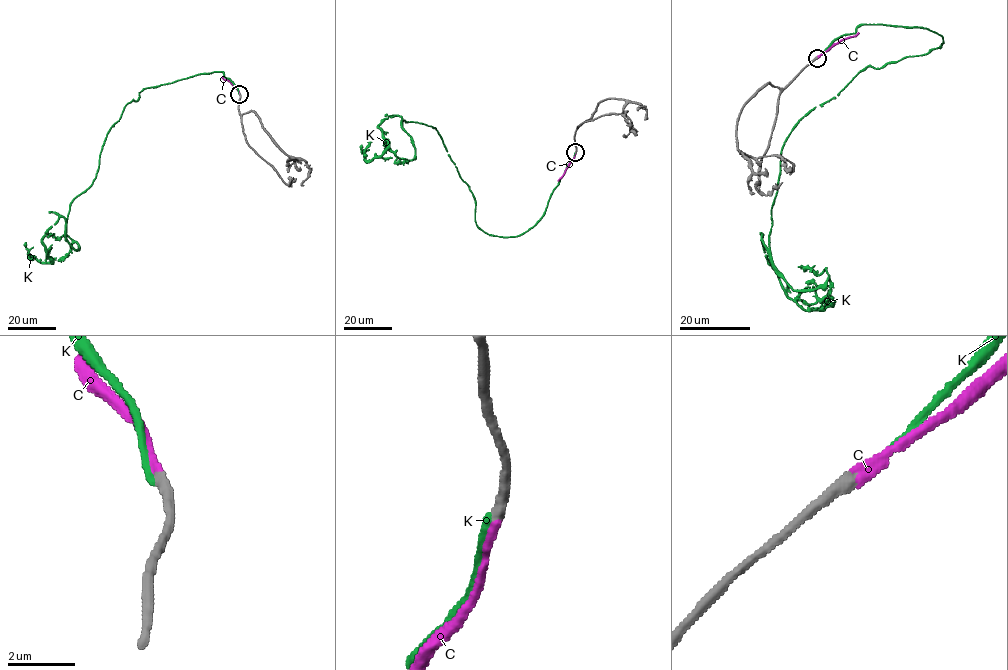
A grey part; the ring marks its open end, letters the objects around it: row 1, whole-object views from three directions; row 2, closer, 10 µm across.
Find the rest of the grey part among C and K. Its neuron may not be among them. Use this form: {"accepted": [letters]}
{"accepted": ["C"]}

